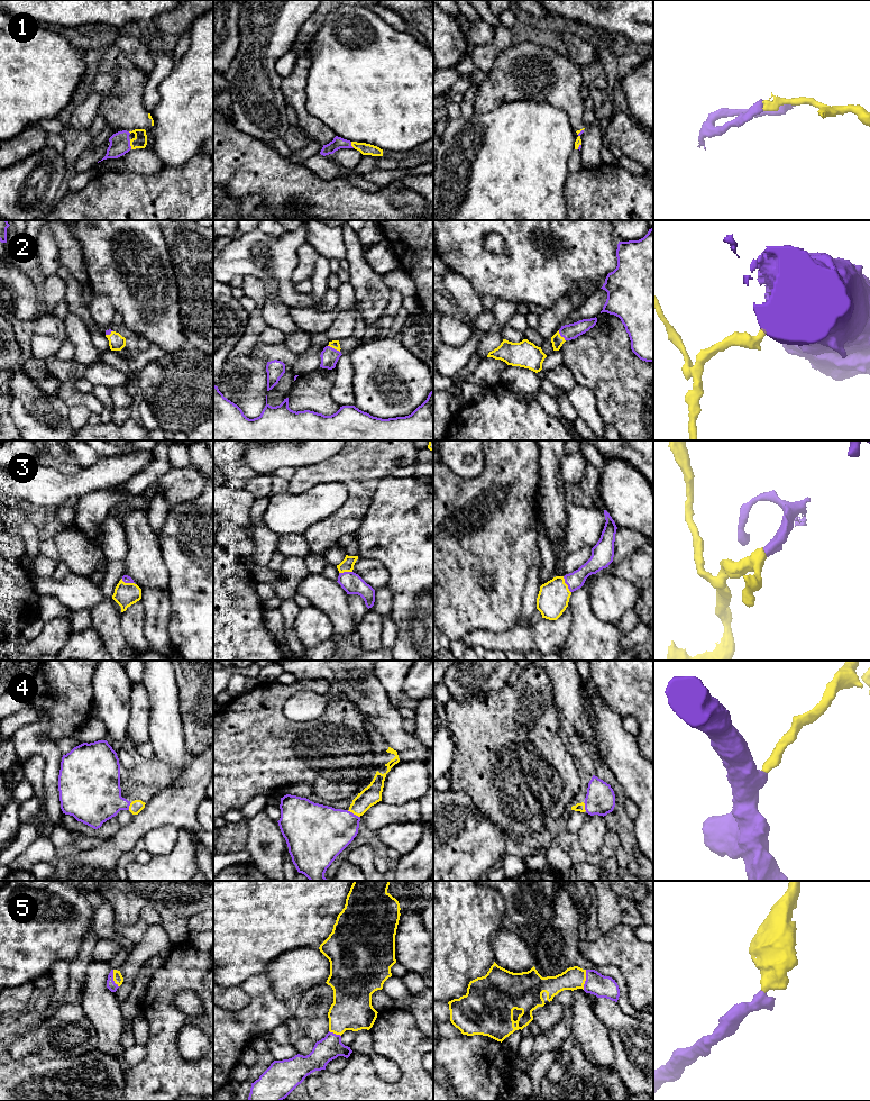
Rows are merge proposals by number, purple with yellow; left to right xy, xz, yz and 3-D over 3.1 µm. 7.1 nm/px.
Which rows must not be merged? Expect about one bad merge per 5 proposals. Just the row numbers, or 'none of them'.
none of them

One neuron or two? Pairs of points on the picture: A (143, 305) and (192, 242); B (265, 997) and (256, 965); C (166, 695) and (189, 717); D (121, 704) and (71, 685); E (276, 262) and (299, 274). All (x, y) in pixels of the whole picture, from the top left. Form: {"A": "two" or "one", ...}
{"A": "two", "B": "two", "C": "two", "D": "two", "E": "two"}

